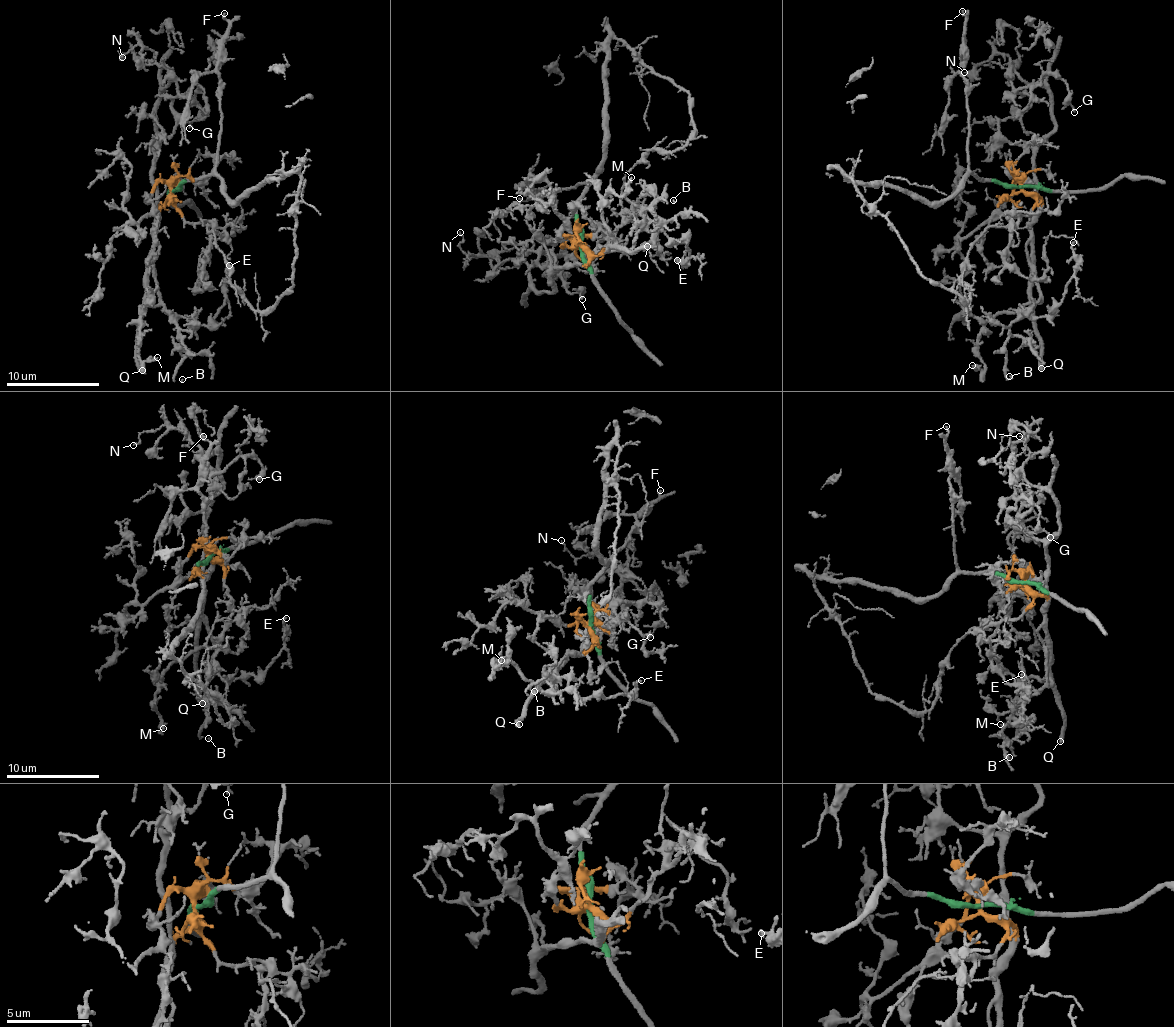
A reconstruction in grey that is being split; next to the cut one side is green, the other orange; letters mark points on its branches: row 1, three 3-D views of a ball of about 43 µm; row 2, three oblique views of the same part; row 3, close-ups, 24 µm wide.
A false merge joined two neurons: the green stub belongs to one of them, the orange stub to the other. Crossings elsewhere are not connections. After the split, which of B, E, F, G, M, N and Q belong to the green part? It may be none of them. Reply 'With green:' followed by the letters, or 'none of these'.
With green: F

